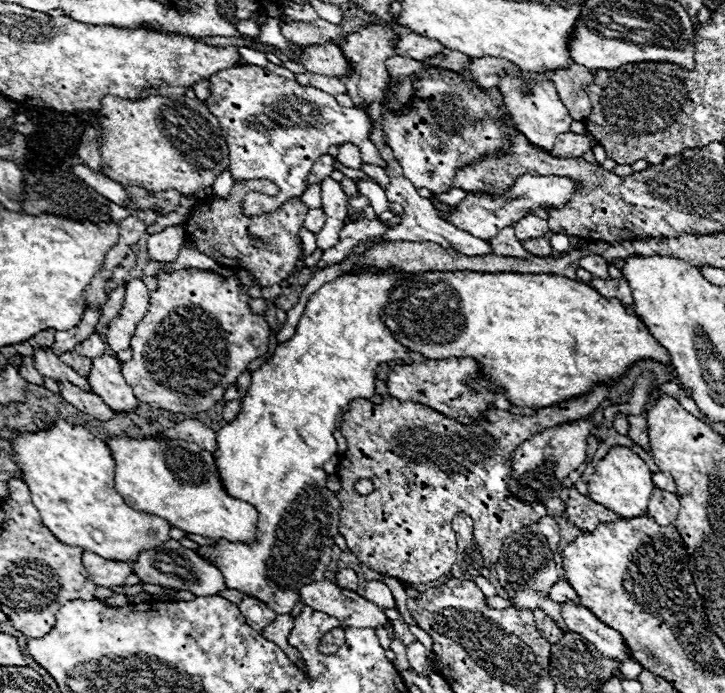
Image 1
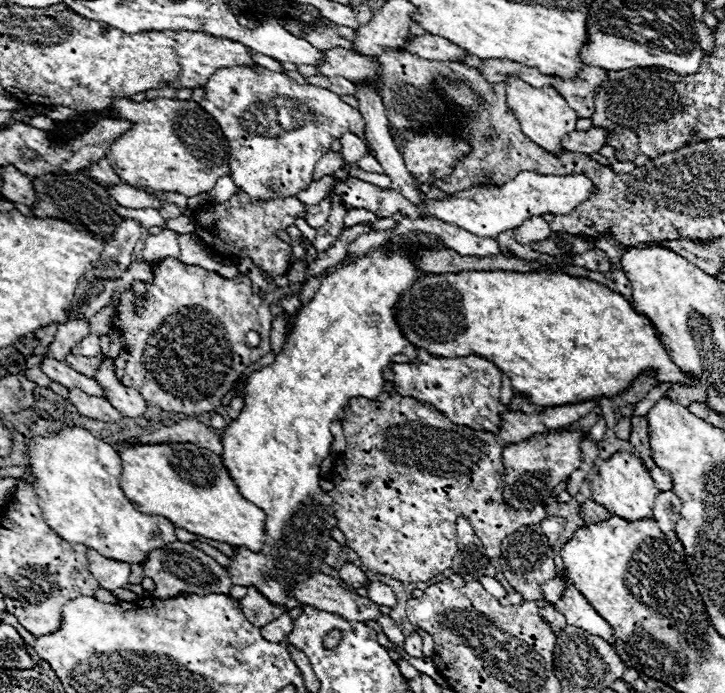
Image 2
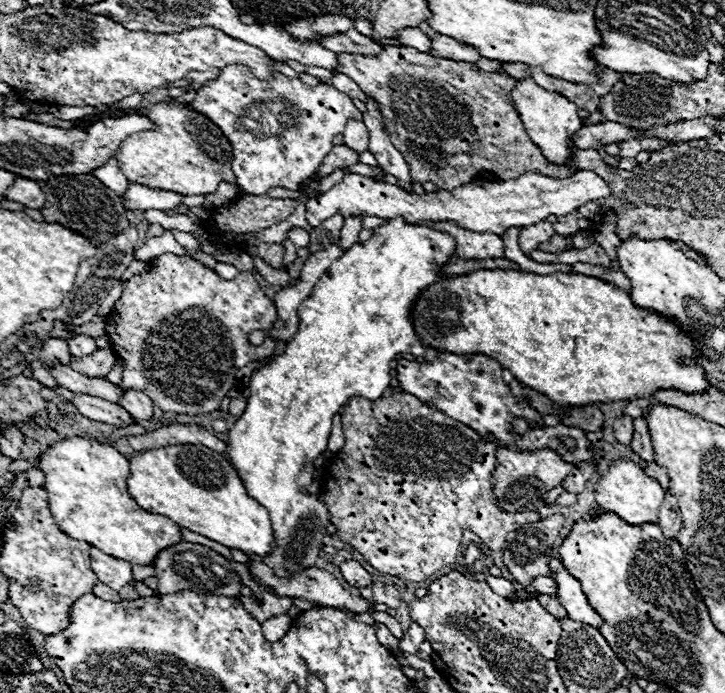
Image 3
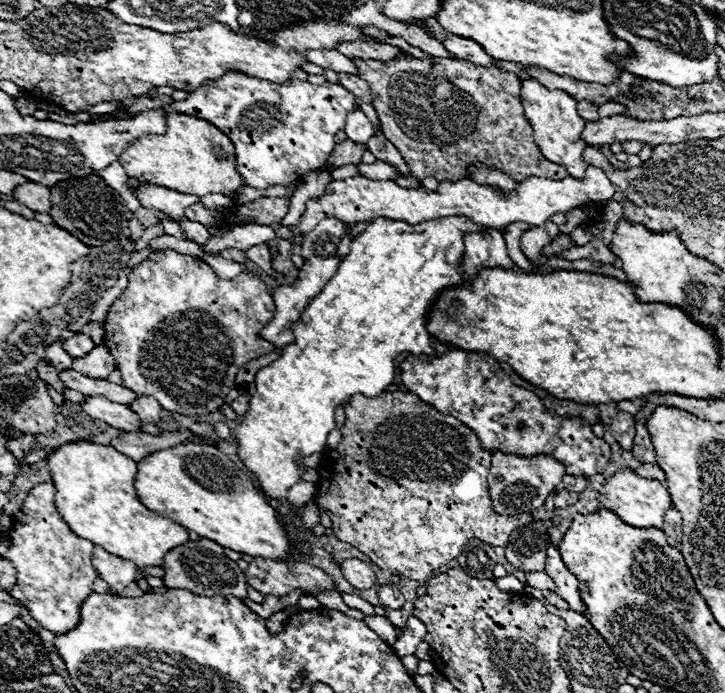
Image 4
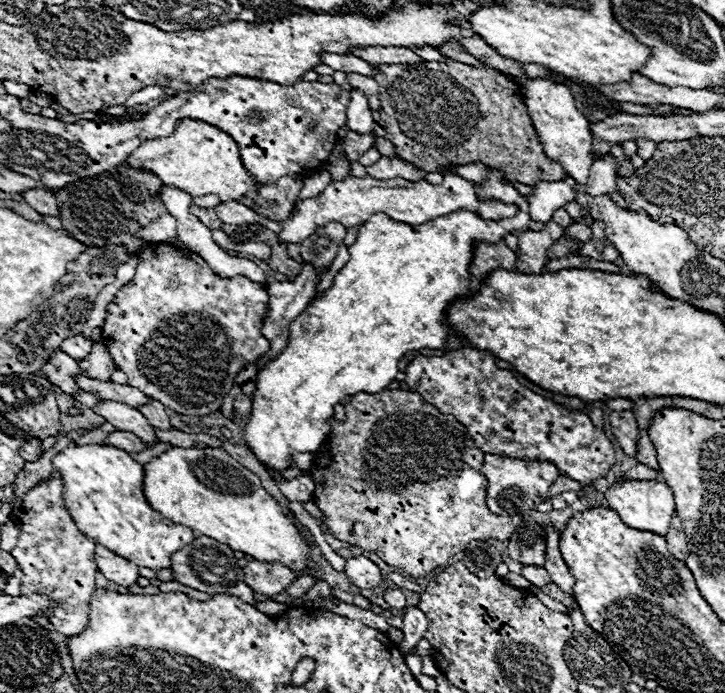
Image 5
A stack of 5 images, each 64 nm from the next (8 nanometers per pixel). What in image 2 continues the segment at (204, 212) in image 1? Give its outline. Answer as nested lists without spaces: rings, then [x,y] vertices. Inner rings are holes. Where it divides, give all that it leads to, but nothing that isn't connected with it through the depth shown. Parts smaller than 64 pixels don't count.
[[[236,190],[236,194],[222,204],[206,204],[196,210],[194,234],[218,256],[226,258],[250,258],[260,272],[270,278],[284,276],[292,266],[292,246],[276,236],[278,230],[286,230],[296,224],[296,218],[304,218],[306,206],[298,198],[276,198],[268,202],[250,202],[244,190]]]

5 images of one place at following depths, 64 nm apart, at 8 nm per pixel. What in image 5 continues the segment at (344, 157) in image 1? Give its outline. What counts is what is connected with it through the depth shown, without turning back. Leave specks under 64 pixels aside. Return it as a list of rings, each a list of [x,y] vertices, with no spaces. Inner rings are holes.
[[[352,90],[352,102],[348,104],[348,120],[346,128],[356,132],[356,134],[370,134],[372,132],[372,116],[370,116],[370,106],[364,98],[364,94]]]

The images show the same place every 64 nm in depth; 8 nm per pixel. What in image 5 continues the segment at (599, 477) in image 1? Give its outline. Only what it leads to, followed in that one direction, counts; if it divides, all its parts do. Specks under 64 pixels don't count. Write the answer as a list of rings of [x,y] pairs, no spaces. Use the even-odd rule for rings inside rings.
[[[616,480],[604,492],[602,504],[612,508],[624,520],[624,524],[628,524],[636,530],[652,530],[662,536],[666,536],[670,518],[676,512],[674,494],[672,494],[670,486],[666,482],[658,482],[658,480]]]

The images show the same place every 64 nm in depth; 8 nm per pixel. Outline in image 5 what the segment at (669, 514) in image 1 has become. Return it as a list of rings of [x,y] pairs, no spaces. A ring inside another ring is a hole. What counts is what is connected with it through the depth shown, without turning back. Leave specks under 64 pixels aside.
[[[676,514],[672,516],[672,522],[670,522],[670,528],[666,534],[666,542],[668,542],[668,550],[672,550],[672,554],[684,562],[686,552],[688,552],[686,550],[686,536],[682,530],[682,522]]]

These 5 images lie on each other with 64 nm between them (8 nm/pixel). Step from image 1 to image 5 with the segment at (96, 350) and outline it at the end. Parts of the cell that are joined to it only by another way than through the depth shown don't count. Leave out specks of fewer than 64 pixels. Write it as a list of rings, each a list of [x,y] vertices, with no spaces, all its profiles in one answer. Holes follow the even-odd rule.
[[[82,334],[78,336],[72,336],[72,338],[66,338],[60,346],[66,354],[70,354],[72,358],[80,360],[80,358],[86,358],[88,356],[88,350],[92,350],[92,340],[84,338]]]

